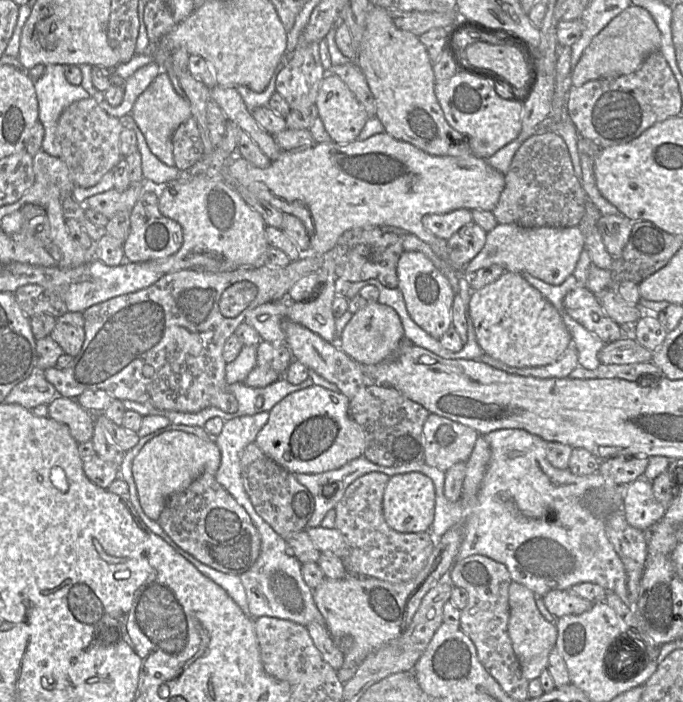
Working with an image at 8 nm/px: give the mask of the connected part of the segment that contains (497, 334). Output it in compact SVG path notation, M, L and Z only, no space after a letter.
M505 271L494 282L471 292L468 314L482 351L510 367L549 365L572 346L571 335L558 311L520 273Z

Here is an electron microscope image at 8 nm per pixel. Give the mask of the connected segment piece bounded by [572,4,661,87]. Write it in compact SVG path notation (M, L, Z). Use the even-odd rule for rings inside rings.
M631 5L613 18L590 42L572 75L572 85L579 87L588 81L626 76L637 71L649 54L660 51L661 33L651 16L643 7Z

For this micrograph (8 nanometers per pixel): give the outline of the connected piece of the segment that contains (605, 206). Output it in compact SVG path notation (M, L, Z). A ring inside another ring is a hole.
M580 135L577 144L582 166L582 186L588 199L597 206L602 215L624 217L624 215L614 205L602 196L596 184L595 162L602 148L590 139Z

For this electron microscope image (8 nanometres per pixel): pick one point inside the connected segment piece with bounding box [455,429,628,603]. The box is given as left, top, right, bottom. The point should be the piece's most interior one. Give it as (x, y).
(532, 517)

